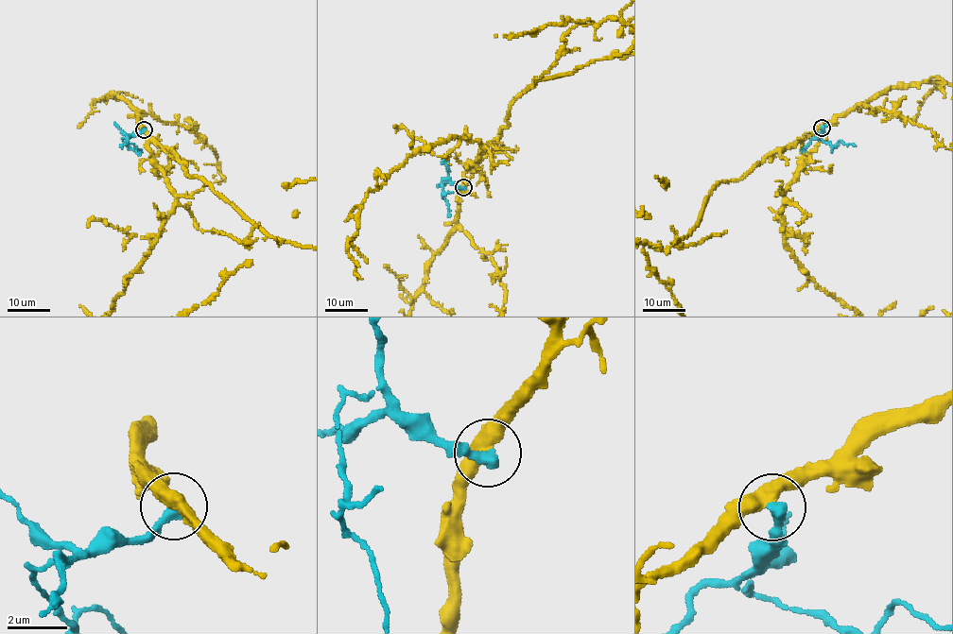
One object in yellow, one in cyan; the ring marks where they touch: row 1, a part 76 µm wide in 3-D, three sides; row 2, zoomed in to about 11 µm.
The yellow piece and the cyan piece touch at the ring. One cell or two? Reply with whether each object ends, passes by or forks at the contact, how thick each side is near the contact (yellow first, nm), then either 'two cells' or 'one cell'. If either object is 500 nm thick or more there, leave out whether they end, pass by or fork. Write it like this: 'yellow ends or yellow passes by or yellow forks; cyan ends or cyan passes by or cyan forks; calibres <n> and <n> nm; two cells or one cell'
yellow passes by; cyan ends; calibres 480 and 440 nm; two cells

